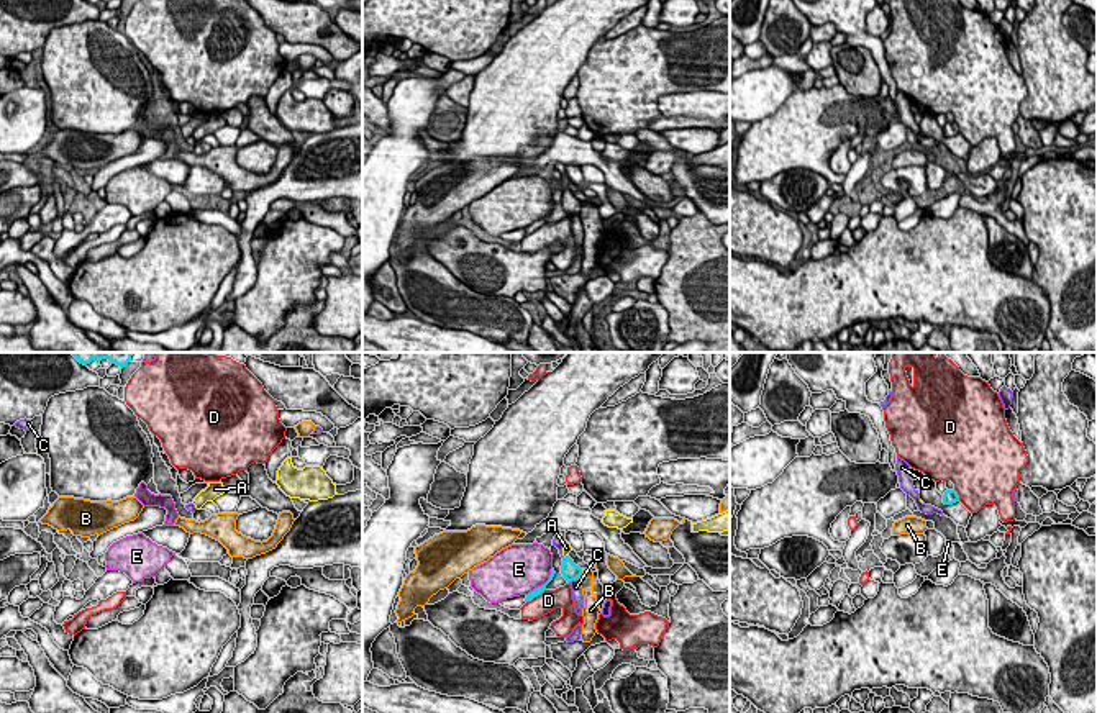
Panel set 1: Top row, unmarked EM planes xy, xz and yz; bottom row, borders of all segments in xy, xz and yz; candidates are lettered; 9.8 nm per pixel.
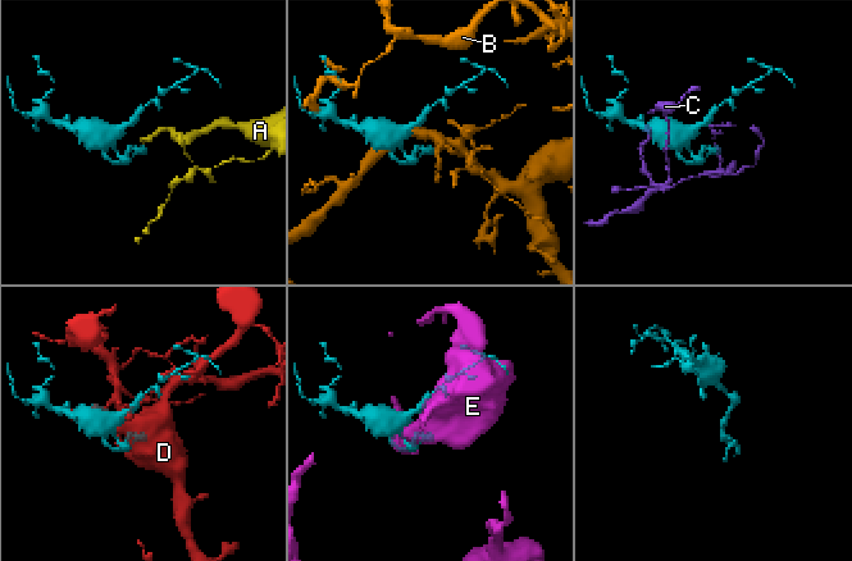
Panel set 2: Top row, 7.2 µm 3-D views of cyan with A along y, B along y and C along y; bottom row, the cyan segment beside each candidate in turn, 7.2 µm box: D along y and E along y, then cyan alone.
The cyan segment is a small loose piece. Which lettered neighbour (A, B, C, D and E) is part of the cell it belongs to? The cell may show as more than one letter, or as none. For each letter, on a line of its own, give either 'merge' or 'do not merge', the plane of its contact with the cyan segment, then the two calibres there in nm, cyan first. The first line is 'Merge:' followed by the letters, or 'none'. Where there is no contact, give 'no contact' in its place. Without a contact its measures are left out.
Merge: A
A: merge | xz | 170/100 nm
B: do not merge | xz | 170/140 nm
C: do not merge | xz | 170/120 nm
D: do not merge | xz | 70/200 nm
E: do not merge | xz | 70/460 nm

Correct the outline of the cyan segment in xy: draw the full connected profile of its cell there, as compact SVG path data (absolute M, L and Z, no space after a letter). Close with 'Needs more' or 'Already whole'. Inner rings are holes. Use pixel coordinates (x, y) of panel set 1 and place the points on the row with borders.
M71 352L80 364L87 366L92 361L108 359L112 364L120 366L121 369L128 366L133 352Z. Already whole

